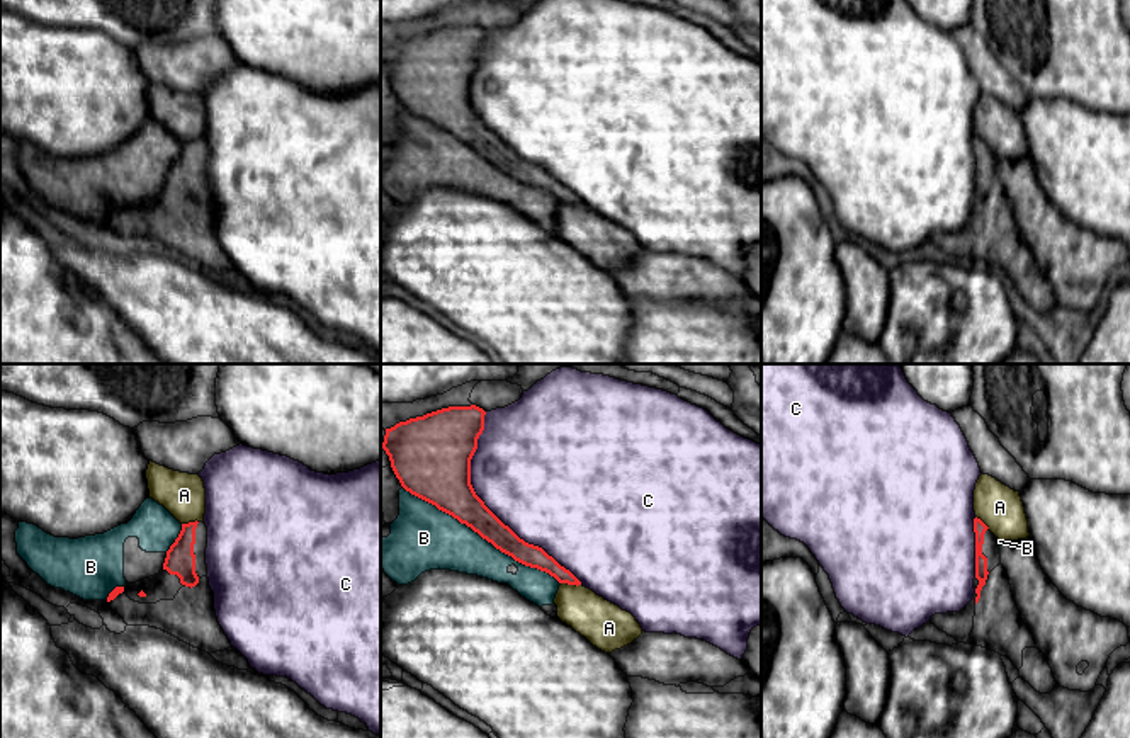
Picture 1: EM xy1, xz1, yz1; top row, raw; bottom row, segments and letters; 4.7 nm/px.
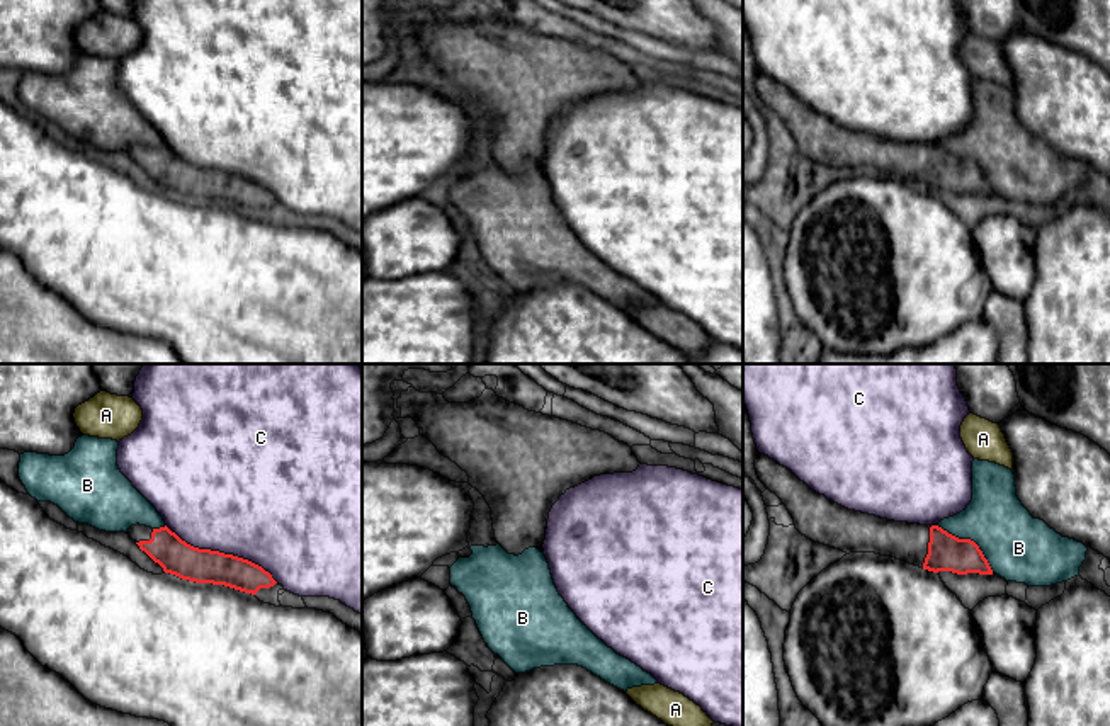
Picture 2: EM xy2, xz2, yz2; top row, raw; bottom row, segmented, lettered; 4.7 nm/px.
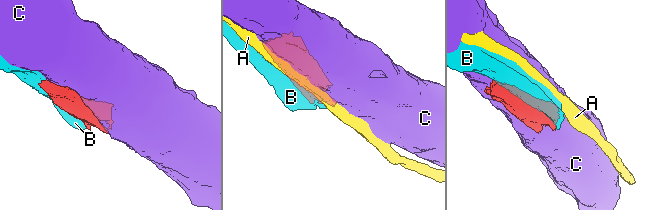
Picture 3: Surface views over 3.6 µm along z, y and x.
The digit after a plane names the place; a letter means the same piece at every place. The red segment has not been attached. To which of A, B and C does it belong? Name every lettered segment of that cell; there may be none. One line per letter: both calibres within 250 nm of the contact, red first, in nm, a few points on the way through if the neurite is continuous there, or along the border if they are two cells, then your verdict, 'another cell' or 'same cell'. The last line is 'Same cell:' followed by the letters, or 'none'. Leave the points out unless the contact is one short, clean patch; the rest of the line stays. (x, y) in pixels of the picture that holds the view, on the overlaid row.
A: calibres 110 and 220 nm; border xz1 (561, 582), (580, 585); another cell
B: calibres 190 and 280 nm; another cell
C: calibres 260 and 500 nm; another cell
Same cell: none

